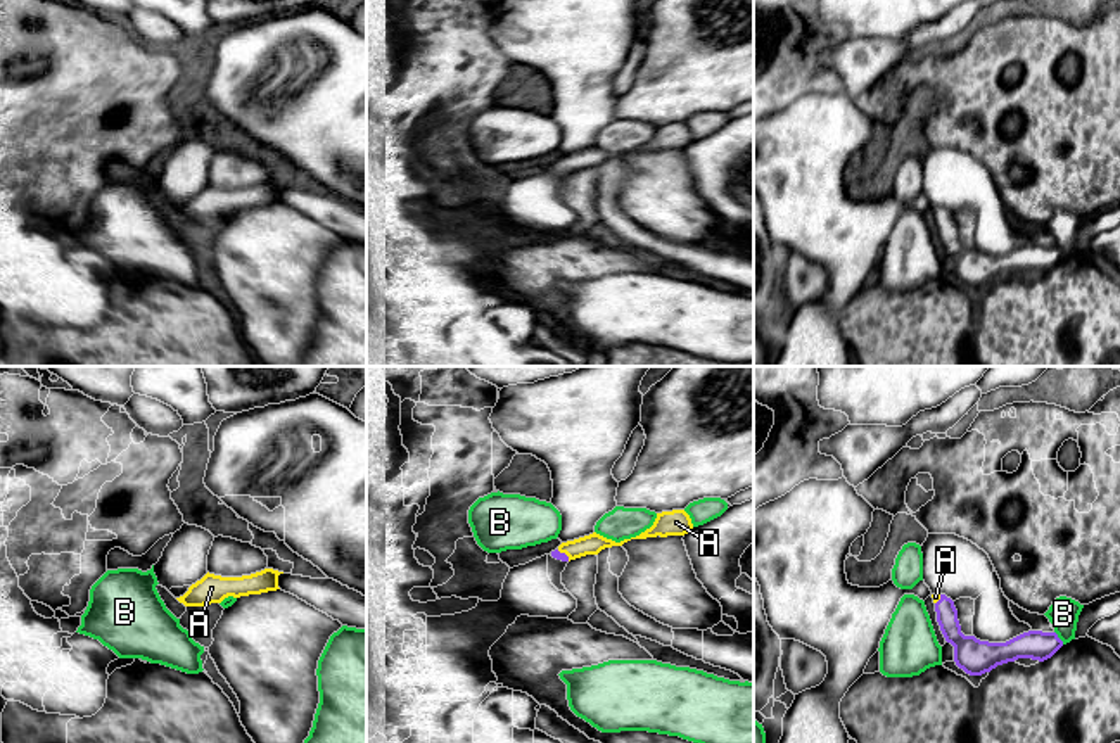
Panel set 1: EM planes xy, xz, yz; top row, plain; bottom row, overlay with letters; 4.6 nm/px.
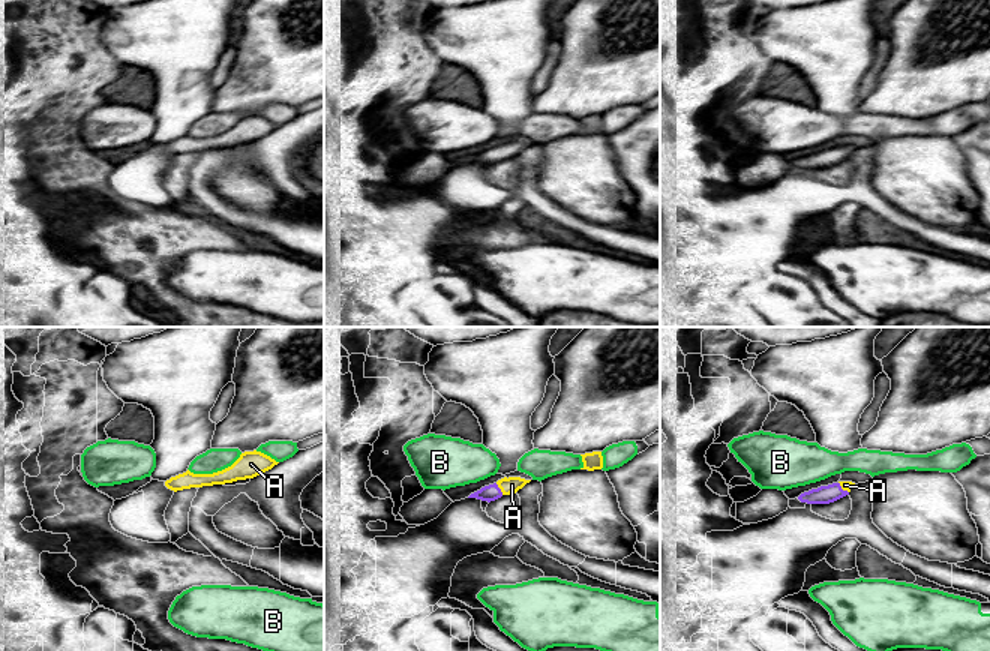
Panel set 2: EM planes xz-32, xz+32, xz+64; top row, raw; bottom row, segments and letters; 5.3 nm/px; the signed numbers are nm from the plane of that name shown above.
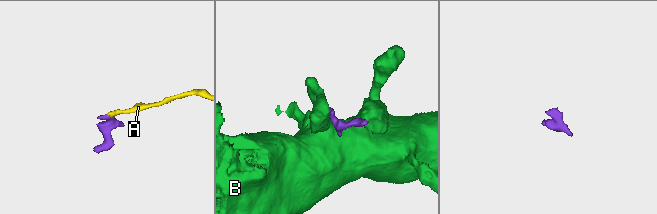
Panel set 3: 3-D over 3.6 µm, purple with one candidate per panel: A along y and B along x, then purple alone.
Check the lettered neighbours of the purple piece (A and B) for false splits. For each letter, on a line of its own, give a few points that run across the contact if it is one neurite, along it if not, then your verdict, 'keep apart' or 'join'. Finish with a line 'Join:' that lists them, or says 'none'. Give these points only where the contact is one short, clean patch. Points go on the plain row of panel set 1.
A: xz (555, 166), (564, 166), (590, 158) | join
B: yz (1055, 244), (1063, 256) | keep apart
Join: A

